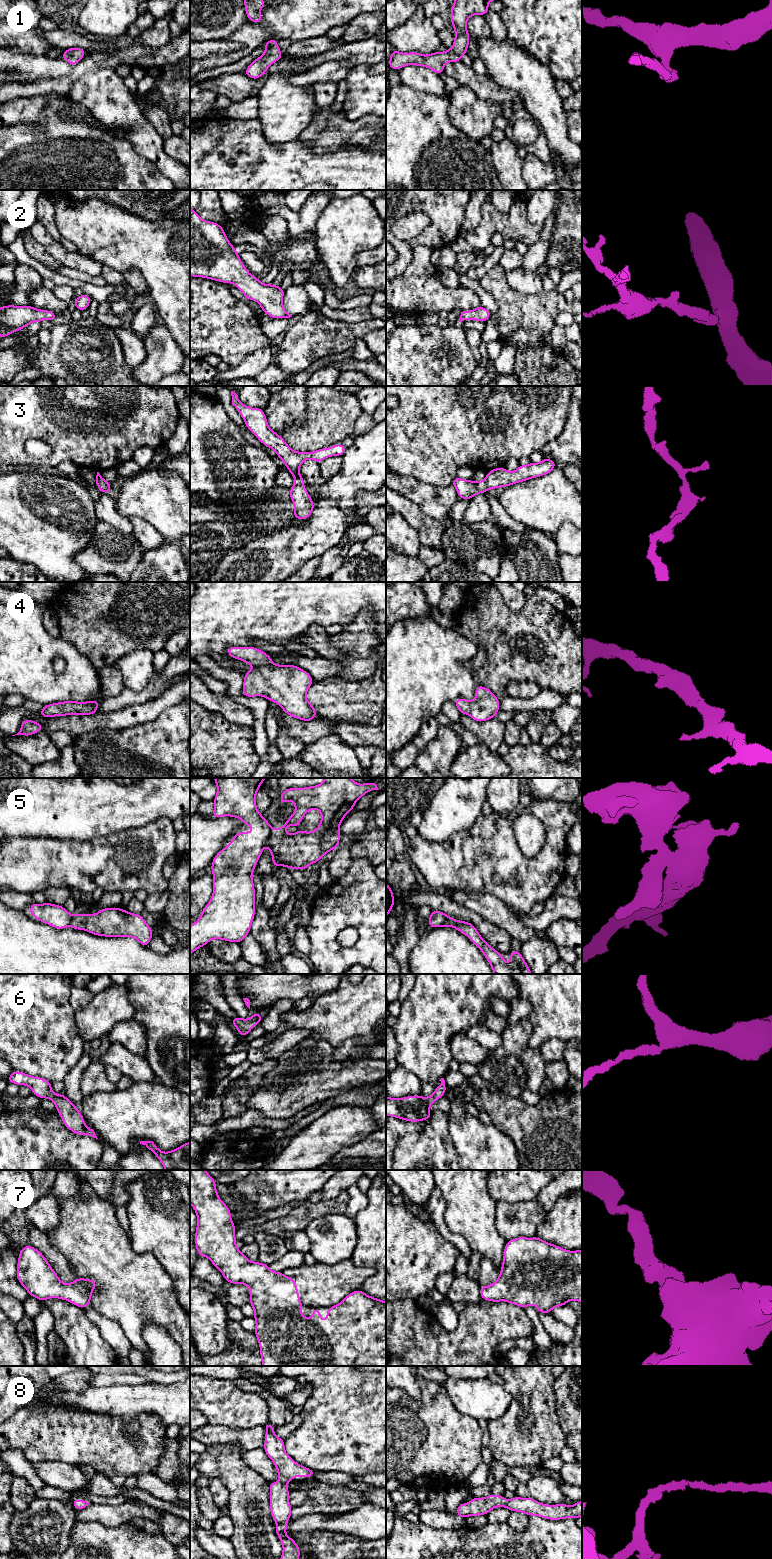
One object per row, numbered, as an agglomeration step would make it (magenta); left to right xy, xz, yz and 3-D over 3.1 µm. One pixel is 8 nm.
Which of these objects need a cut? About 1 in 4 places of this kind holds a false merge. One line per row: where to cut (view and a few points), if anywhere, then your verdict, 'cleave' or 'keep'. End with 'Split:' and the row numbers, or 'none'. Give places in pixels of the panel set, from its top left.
1: no cut | keep
2: no cut | keep
3: no cut | keep
4: no cut | keep
5: xz (271, 831), (265, 844) | cleave
6: no cut | keep
7: no cut | keep
8: no cut | keep
Split: 5

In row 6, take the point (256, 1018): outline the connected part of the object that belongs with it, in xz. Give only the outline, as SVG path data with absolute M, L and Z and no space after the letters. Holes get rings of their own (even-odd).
M255 1012L248 1020L236 1016L231 1018L231 1022L237 1028L240 1038L242 1038L253 1029L254 1025L259 1025L263 1017L262 1014Z

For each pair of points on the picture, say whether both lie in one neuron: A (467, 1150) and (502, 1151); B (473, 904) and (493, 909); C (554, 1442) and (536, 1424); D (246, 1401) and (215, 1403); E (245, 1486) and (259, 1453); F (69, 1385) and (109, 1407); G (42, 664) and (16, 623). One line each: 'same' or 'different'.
A: same
B: same
C: same
D: same
E: different
F: different
G: same

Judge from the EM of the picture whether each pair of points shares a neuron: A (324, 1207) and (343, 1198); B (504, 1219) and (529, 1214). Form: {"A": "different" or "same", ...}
{"A": "same", "B": "same"}

